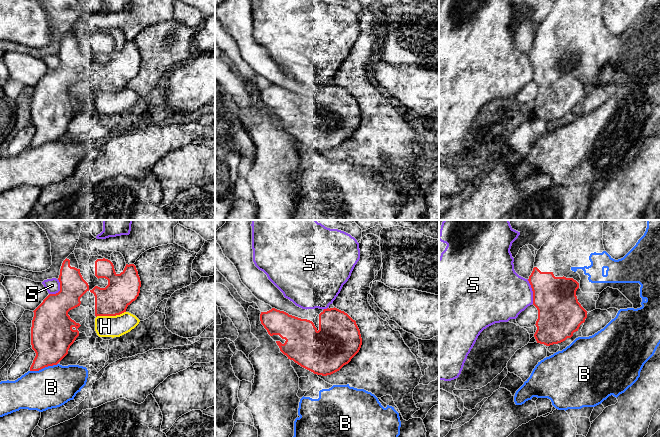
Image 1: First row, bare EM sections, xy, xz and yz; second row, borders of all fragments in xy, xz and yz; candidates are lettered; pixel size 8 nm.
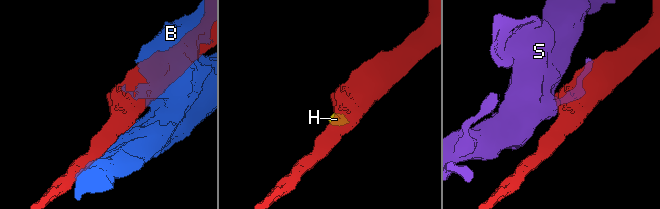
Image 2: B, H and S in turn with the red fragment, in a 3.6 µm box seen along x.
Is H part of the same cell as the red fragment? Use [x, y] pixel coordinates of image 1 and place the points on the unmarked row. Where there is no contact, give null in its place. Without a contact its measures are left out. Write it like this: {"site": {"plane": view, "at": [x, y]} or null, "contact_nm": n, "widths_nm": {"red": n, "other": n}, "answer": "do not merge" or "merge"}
{"site": {"plane": "xy", "at": [110, 91]}, "contact_nm": 240, "widths_nm": {"red": 260, "other": 180}, "answer": "do not merge"}

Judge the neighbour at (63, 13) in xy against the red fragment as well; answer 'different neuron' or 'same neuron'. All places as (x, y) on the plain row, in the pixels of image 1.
different neuron

